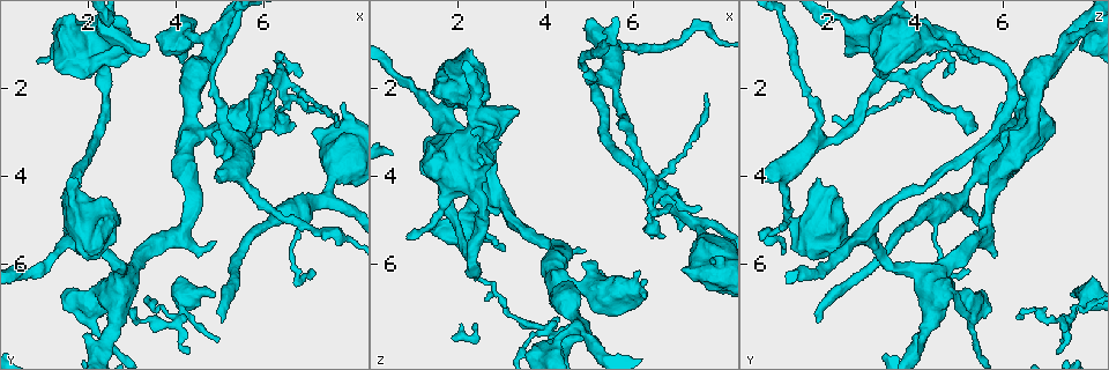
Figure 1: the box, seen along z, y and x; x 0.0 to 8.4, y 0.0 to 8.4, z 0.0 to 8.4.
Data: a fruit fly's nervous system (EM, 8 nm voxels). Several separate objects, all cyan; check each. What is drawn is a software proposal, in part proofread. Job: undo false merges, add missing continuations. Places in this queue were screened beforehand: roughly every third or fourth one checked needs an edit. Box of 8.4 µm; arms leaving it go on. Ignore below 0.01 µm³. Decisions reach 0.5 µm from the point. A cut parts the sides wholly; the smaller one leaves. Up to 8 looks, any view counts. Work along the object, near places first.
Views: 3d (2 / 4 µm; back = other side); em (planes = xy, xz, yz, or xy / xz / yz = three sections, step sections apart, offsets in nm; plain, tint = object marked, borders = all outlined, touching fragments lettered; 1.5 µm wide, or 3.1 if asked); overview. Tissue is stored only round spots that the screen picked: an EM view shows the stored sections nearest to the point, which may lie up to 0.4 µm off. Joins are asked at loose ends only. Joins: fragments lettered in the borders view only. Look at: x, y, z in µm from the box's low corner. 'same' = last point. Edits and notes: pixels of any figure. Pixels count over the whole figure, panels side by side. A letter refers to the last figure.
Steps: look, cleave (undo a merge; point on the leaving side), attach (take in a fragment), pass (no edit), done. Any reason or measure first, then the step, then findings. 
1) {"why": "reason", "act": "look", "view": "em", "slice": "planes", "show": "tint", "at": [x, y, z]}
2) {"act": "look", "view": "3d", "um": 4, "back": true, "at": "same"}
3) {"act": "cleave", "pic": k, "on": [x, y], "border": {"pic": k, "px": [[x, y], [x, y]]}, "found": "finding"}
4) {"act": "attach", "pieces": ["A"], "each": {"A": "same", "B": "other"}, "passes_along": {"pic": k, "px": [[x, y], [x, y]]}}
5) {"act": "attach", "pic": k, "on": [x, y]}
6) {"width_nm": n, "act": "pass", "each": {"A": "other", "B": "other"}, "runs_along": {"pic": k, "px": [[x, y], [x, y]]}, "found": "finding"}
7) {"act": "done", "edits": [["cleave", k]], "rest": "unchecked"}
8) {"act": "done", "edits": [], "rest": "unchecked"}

{"why": "calibre changes", "act": "look", "view": "em", "slice": "planes", "show": "tint", "at": [1.75, 5.45, 2.75]}

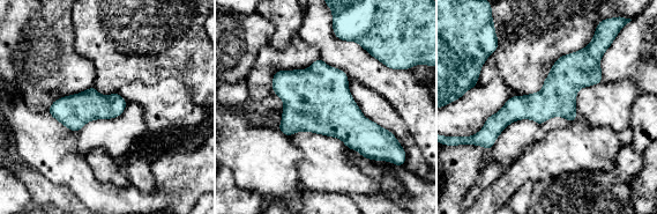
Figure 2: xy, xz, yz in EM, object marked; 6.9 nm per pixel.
{"why": "what lies round it", "act": "look", "view": "em", "slice": "planes", "show": "borders", "at": "same"}

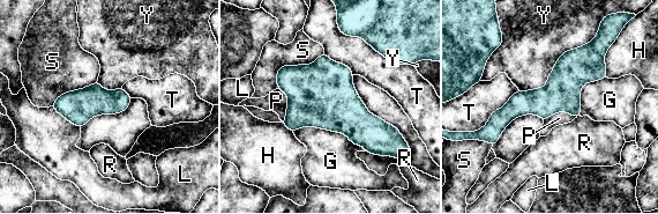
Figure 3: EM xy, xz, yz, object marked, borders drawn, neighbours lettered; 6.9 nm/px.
{"width_nm": 260, "longest_contact_nm": ["Y", 650], "act": "pass", "each": {"G": "other", "H": "other", "L": "other", "P": "other", "R": "other", "S": "other", "T": "other", "Y": "other"}, "found": "continuous, no second neuron"}

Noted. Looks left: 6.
{"why": "thin end", "act": "look", "view": "3d", "um": 2, "back": true, "at": [0.80, 1.40, 5.45]}

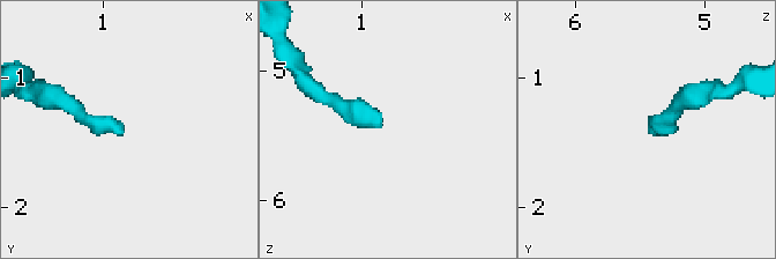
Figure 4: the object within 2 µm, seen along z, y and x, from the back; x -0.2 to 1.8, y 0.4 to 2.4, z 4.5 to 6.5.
{"why": "need the tissue", "act": "look", "view": "em", "slice": "yz", "step": 8, "show": "borders", "at": [0.84, 1.40, 5.42]}

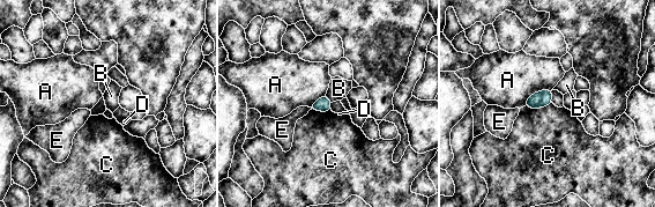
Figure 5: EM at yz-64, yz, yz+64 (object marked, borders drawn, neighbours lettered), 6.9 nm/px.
{"why": "another direction", "act": "look", "view": "em", "slice": "planes", "show": "borders", "at": "same"}

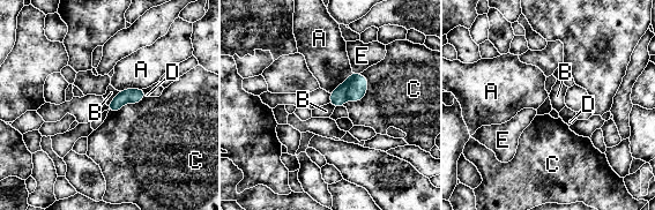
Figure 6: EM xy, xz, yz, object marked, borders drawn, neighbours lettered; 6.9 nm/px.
{"act": "pass", "each": {"A": "other", "B": "other", "C": "other", "D": "other", "E": "other"}, "found": "none of them fits"}

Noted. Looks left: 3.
{"act": "look", "view": "3d", "um": 2, "at": [6.10, 2.10, 6.15]}

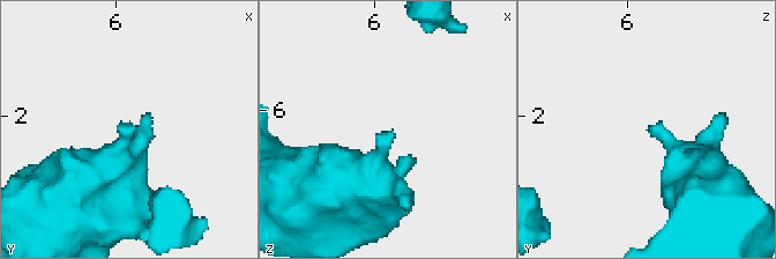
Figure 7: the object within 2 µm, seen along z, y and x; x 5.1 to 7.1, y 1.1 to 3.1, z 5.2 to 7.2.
{"why": "shape alone is not enough", "act": "look", "view": "em", "slice": "yz", "step": 8, "show": "borders", "at": [6.12, 2.08, 6.16]}

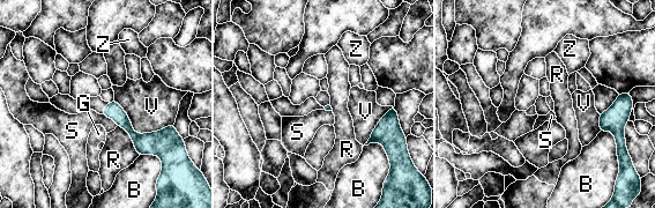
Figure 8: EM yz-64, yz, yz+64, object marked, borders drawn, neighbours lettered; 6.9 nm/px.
{"act": "look", "view": "em", "slice": "planes", "show": "borders", "at": "same"}

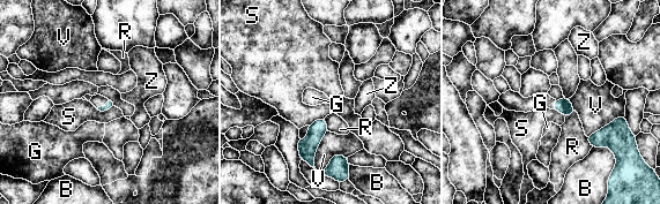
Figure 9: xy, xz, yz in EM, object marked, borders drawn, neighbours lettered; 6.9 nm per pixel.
{"longest_contact_nm": ["V", 300], "act": "pass", "each": {"B": "other", "G": "other", "R": "other", "S": "other", "V": "other", "Z": "other"}, "border": {"pic": 9, "px": [[324, 118], [314, 120], [309, 126]]}, "found": "none of them fits"}

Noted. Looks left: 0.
{"act": "done", "edits": [], "rest": "unchecked"}

